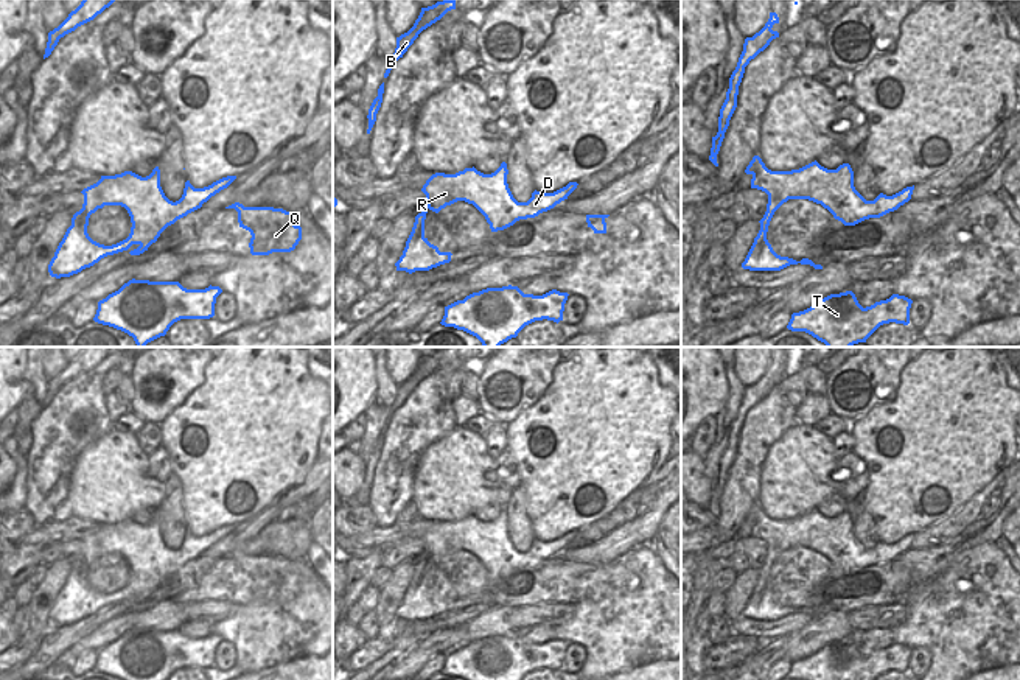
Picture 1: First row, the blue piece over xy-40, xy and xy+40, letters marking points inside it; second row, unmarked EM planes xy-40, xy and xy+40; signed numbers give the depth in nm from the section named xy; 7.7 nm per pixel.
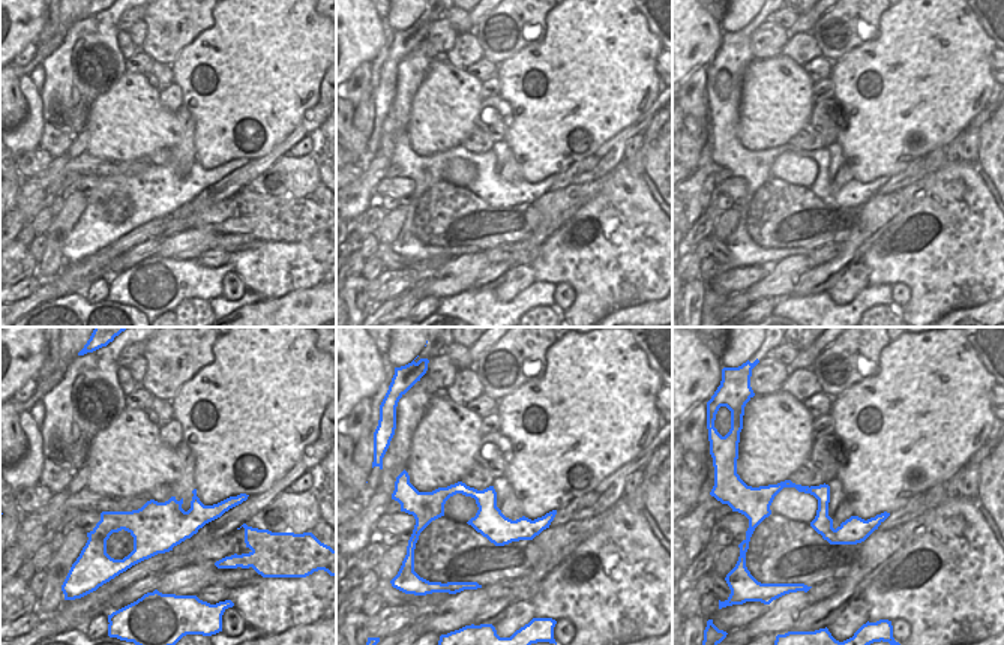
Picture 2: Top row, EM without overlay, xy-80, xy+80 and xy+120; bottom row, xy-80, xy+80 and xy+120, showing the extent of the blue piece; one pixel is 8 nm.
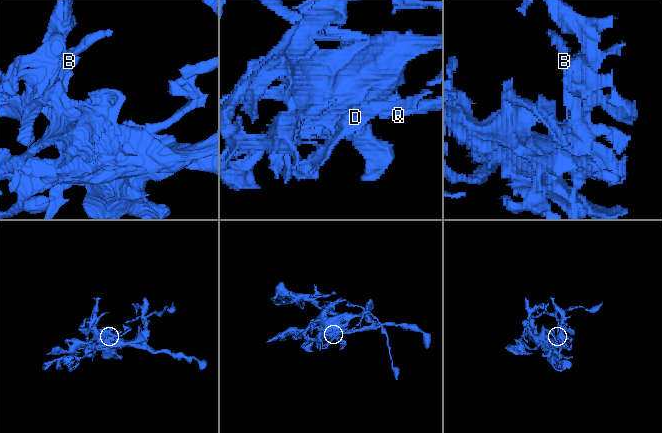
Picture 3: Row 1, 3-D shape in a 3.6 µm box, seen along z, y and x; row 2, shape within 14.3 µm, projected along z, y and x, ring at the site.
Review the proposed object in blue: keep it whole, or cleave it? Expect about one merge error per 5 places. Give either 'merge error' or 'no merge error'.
merge error

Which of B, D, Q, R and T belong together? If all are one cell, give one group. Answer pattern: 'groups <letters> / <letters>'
groups B D R T / Q

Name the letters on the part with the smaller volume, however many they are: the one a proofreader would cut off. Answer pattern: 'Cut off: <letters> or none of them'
Cut off: Q

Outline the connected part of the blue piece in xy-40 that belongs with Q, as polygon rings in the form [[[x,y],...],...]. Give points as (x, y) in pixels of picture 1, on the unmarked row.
[[[239,551],[225,557],[235,557],[239,576],[250,580],[252,604],[291,601],[302,588],[302,576],[295,573],[299,562],[274,556],[244,556]]]

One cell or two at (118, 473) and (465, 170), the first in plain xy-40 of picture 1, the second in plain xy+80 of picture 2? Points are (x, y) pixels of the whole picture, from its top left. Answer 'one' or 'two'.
two

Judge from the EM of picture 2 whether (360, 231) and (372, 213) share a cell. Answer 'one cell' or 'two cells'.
one cell

